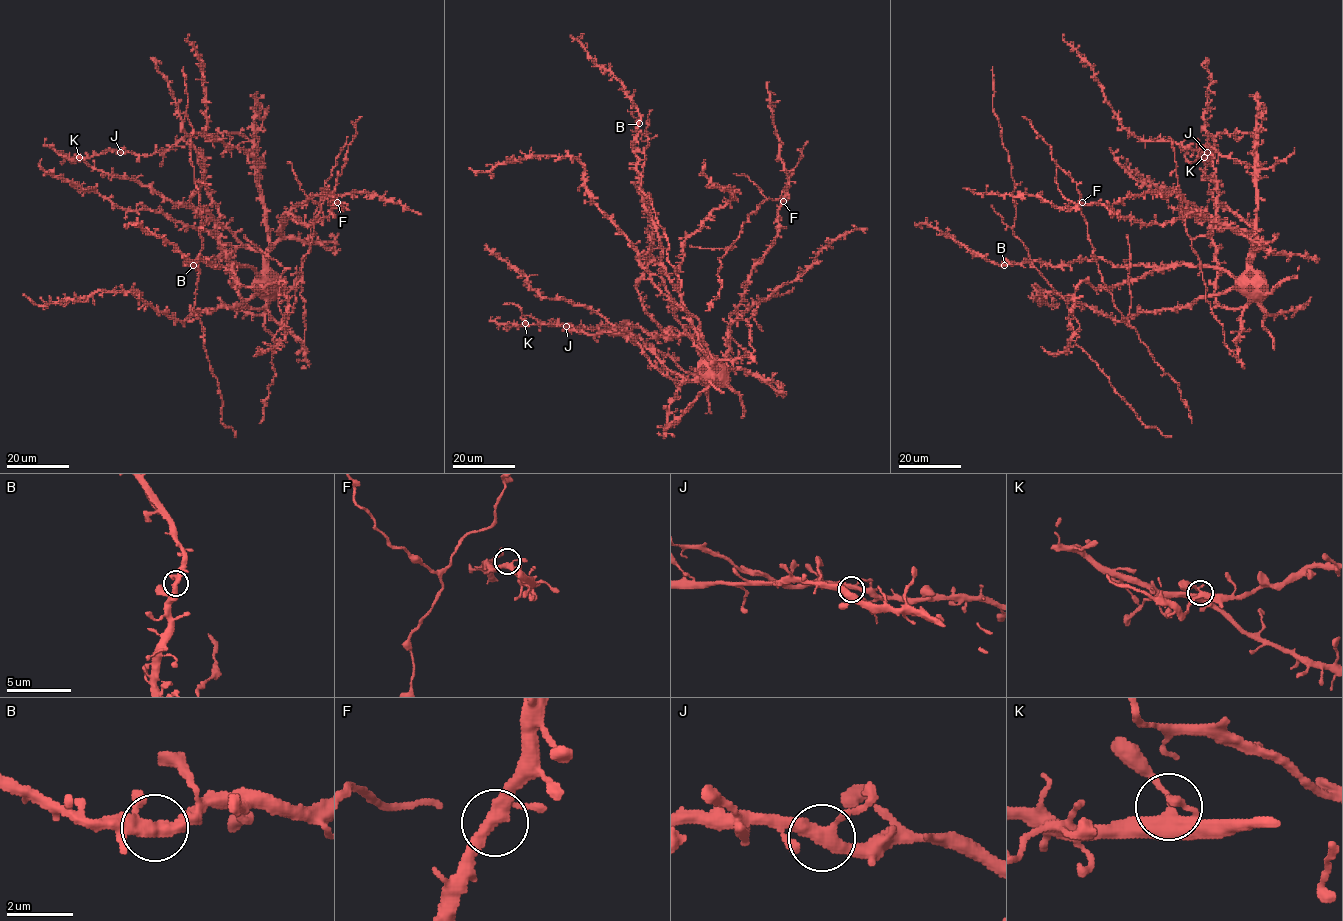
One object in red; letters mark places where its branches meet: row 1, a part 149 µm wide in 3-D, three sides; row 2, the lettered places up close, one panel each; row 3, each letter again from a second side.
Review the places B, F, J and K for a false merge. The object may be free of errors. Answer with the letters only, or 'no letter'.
no letter

